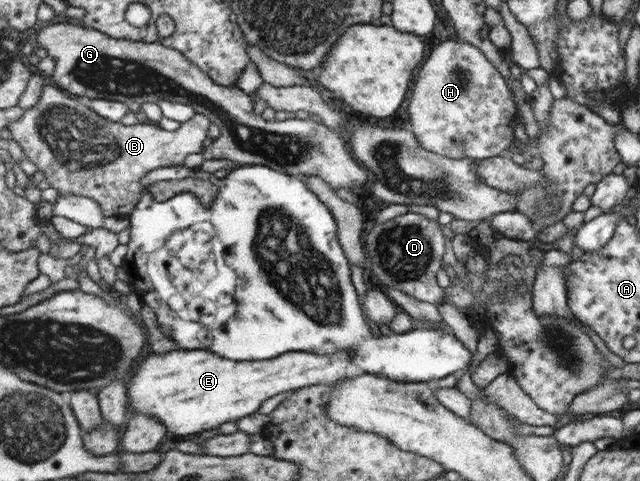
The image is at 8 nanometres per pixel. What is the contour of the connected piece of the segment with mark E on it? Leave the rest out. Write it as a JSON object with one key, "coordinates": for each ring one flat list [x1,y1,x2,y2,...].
{"coordinates":[[176,349,176,352,170,352,170,354,150,354,146,356,146,360,142,360,142,364,138,364,138,372,134,372,134,380,128,380,128,386,126,386,126,398,128,400,128,406,125,404,127,412,132,411,133,413,148,414,148,416,154,416,156,420,160,421,160,424,164,425,165,431,178,437,184,437,186,435,200,433,211,428,218,428,222,423,230,421,238,421,242,416,248,416,252,412,258,410,258,406,261,402,264,402,266,398,270,396,276,396,280,392,286,392,286,390,300,390,304,387,310,387,313,385,333,384,337,380,345,378,344,369,351,363,349,354,346,351,336,351,327,355,318,356,318,353,302,352,302,351,290,351,285,352,282,355,278,355,273,359,266,360,242,360,242,362,236,362,236,360,226,360,226,358,220,358,220,356,214,356,212,352,204,352,204,350,182,350]]}

